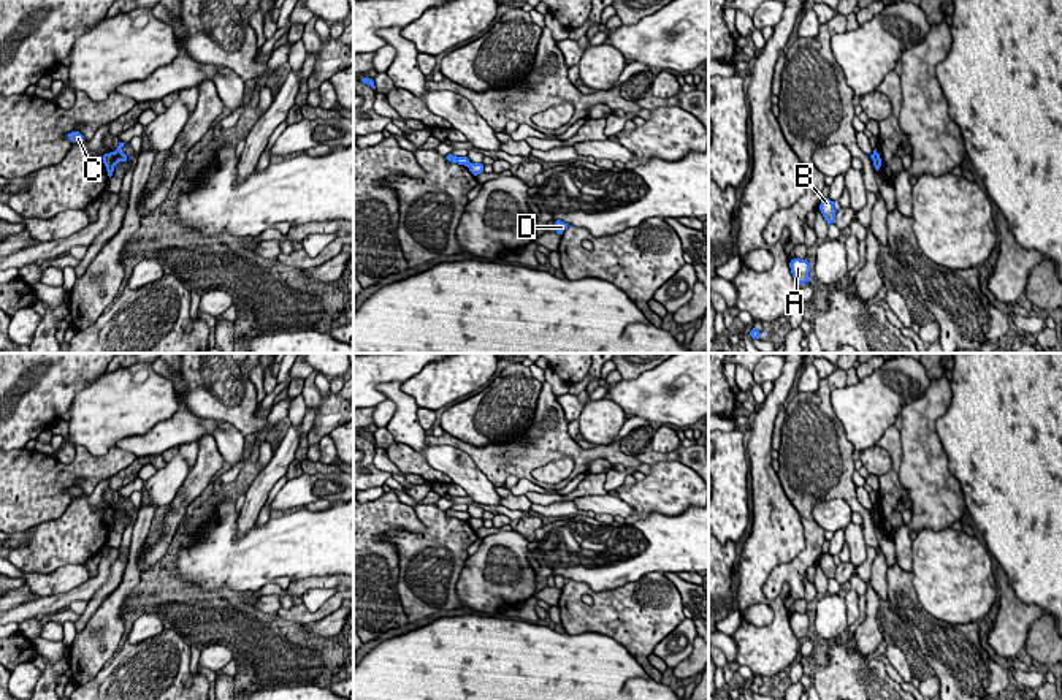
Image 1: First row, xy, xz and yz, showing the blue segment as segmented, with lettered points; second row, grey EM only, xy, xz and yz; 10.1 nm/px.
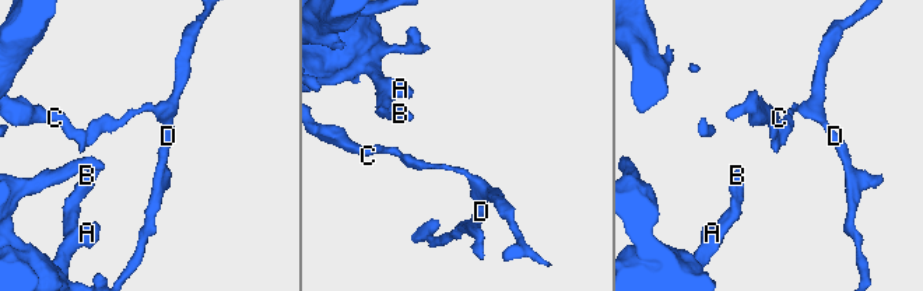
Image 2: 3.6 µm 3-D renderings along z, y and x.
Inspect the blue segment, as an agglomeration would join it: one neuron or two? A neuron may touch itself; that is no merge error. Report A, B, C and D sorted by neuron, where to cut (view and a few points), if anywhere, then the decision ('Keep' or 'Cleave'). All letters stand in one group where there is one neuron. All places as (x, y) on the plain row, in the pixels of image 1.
Groups: A B C / D. Split along xy (111, 507), (114, 520). Cleave

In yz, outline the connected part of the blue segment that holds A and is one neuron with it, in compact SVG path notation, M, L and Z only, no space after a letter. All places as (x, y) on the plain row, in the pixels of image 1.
M800 613L791 614L789 622L791 622L791 629L793 629L794 635L799 640L808 637L810 618L807 616L807 613L805 614L800 614Z

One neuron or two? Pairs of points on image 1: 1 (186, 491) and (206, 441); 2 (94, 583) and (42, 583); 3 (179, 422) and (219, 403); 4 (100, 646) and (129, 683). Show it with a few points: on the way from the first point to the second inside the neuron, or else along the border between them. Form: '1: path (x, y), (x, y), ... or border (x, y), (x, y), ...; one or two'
1: path (198, 479), (206, 466), (206, 453); one
2: border (89, 577), (83, 583), (48, 597); two
3: border (181, 404), (200, 417), (221, 420); two
4: border (103, 665), (92, 680), (84, 683); two

